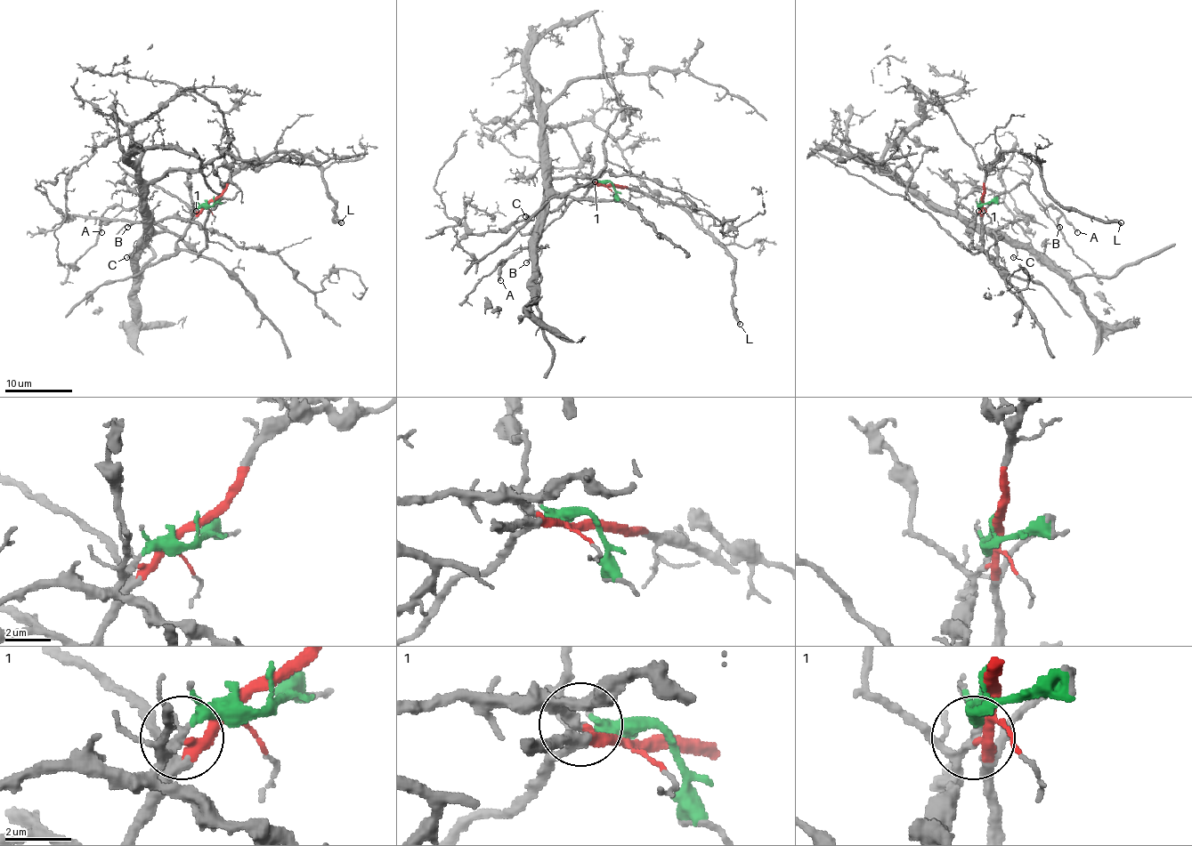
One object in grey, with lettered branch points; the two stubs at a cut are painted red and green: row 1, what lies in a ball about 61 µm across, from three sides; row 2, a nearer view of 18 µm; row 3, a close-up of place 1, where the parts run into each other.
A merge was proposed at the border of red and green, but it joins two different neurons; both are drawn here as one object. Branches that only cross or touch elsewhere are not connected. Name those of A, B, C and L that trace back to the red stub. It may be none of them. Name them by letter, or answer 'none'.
A, B, L

